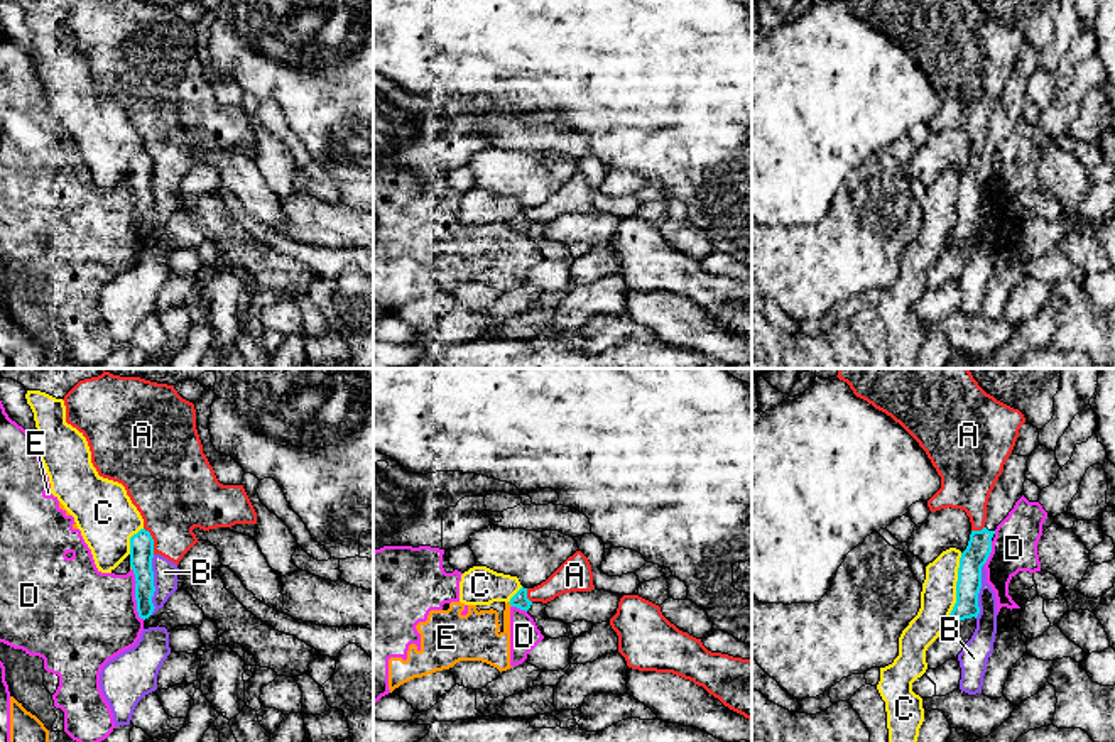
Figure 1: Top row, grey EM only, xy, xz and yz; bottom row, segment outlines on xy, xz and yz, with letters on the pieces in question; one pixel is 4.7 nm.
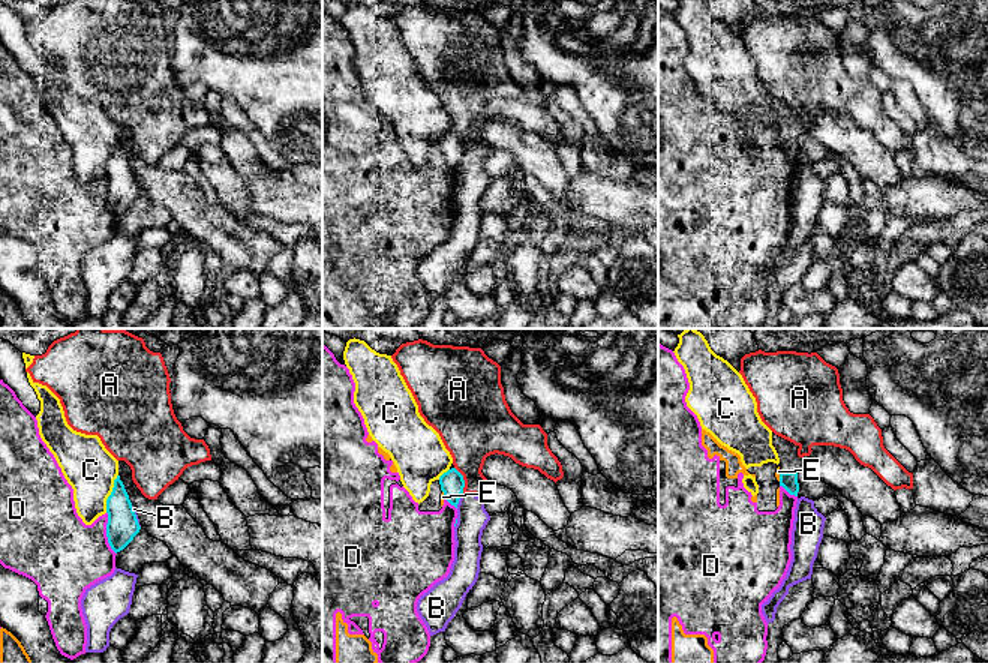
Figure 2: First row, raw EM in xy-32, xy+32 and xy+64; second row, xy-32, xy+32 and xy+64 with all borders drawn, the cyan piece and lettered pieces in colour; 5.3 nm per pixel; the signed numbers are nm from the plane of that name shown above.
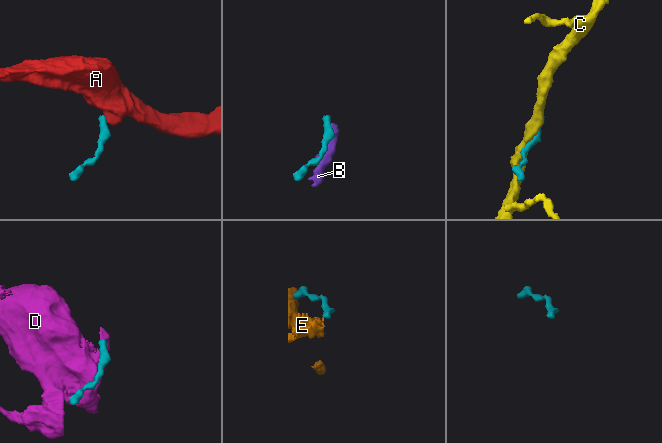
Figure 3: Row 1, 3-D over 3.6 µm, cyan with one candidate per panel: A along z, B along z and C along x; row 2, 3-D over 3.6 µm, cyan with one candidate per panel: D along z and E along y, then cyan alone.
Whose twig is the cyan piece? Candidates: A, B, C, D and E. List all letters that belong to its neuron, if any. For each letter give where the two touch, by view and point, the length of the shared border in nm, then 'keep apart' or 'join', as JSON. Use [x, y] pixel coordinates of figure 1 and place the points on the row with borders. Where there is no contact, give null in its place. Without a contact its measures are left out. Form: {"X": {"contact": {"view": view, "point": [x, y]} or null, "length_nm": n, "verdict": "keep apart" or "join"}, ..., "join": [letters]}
{"A": {"contact": {"view": "xy", "point": [152, 541]}, "length_nm": 140, "verdict": "keep apart"}, "B": {"contact": {"view": "xy", "point": [152, 585]}, "length_nm": 280, "verdict": "keep apart"}, "C": {"contact": {"view": "yz", "point": [957, 589]}, "length_nm": 360, "verdict": "keep apart"}, "D": {"contact": {"view": "xy", "point": [135, 595]}, "length_nm": 260, "verdict": "keep apart"}, "E": {"contact": {"view": "xz", "point": [511, 604]}, "length_nm": 40, "verdict": "keep apart"}, "join": []}

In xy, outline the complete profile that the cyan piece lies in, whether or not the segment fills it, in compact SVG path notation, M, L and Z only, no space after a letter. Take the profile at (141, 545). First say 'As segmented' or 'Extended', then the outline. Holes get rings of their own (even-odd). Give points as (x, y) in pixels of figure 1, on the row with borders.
As segmented. M140 529L130 537L130 566L135 575L135 600L137 612L140 619L149 619L154 612L152 597L155 592L154 587L154 539L149 531Z

